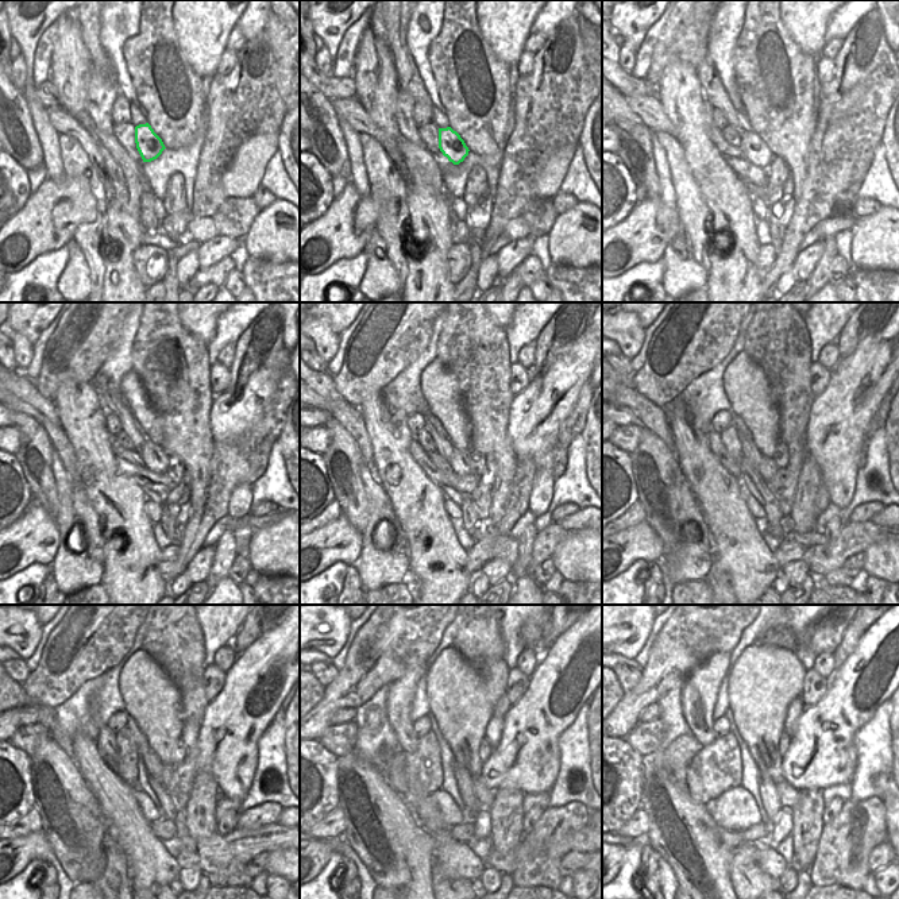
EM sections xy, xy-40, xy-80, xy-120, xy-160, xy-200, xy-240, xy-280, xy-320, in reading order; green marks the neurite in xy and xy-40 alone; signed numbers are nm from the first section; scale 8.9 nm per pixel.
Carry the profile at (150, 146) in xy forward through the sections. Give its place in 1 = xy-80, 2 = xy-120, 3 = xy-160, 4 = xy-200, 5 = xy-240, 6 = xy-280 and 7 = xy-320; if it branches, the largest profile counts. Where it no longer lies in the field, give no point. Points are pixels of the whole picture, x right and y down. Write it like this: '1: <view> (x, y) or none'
1: xy-80 (756, 151)
2: xy-120 (154, 456)
3: xy-160 (459, 462)
4: xy-200 (767, 469)
5: xy-240 (169, 780)
6: xy-280 (485, 795)
7: xy-320 (788, 797)

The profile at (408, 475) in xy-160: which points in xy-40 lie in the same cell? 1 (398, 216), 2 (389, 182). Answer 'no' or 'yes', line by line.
1: no
2: no

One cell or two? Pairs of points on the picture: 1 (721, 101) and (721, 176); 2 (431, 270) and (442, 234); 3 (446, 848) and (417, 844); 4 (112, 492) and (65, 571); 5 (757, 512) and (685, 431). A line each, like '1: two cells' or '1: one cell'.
1: two cells
2: one cell
3: two cells
4: two cells
5: two cells

